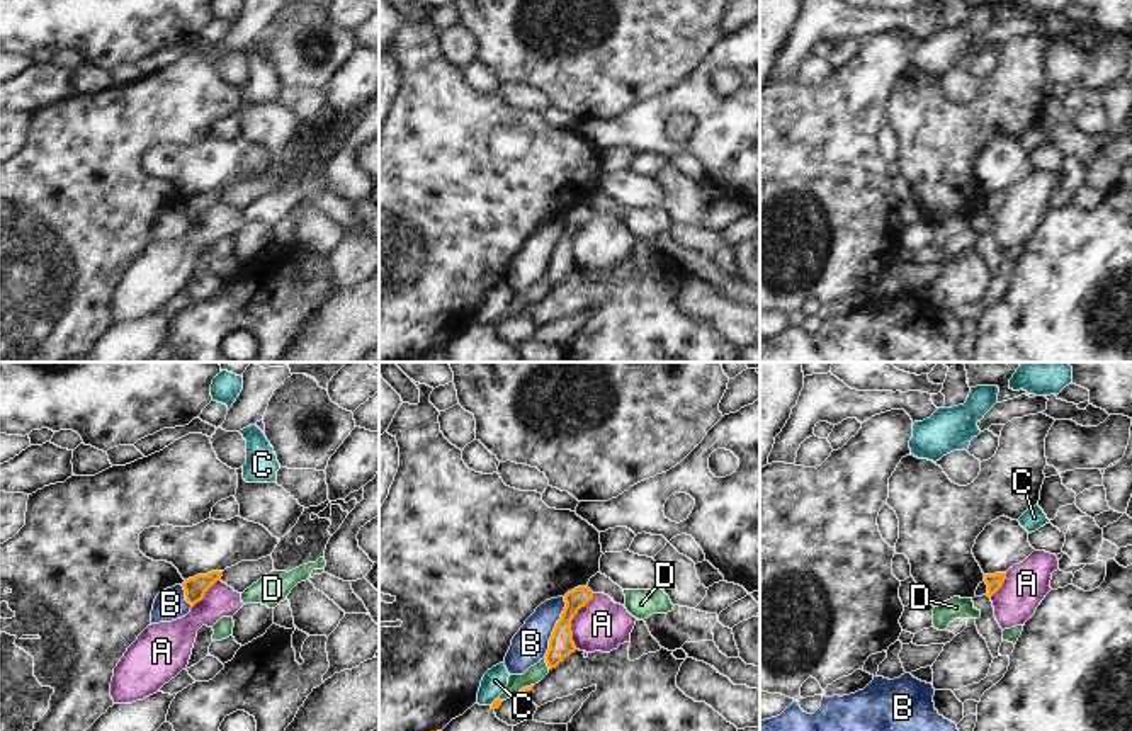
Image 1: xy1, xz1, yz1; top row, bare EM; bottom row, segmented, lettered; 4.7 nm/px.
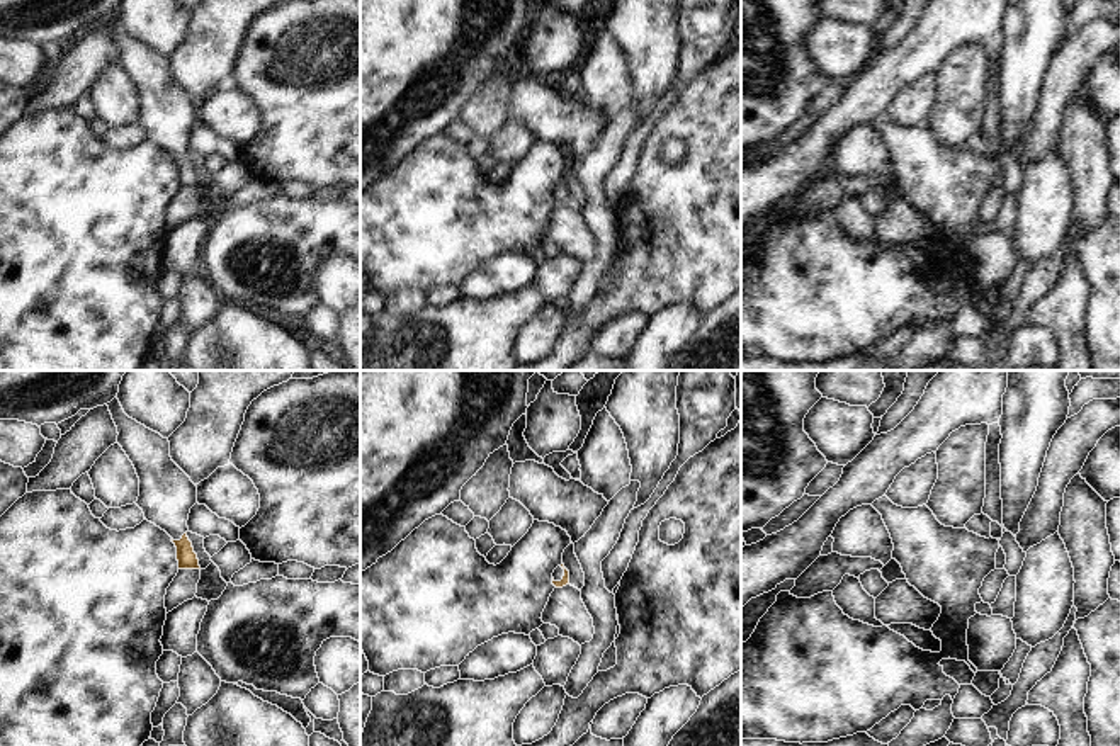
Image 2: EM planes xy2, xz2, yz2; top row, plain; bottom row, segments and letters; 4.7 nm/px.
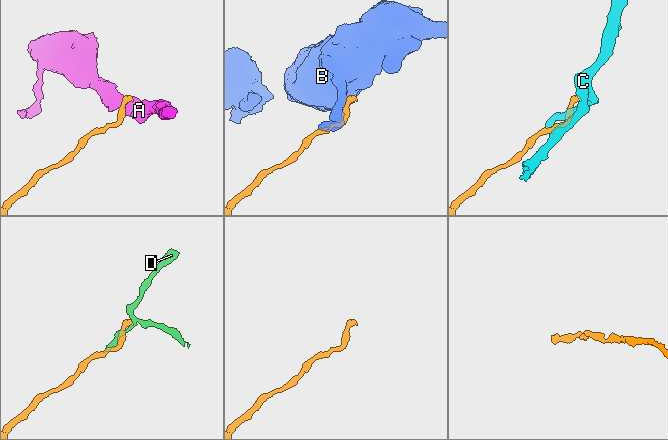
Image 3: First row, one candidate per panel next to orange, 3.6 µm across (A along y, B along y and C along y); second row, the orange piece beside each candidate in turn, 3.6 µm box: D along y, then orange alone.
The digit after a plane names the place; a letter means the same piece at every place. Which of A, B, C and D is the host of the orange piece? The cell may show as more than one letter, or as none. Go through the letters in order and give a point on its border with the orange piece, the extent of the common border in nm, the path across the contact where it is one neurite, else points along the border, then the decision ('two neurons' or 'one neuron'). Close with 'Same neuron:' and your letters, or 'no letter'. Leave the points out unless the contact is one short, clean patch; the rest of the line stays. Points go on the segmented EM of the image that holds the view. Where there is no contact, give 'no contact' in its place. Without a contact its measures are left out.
A: xz1 (571, 619) | 280 nm | along xz1 (594, 594), (571, 621), (575, 648) | two neurons
B: xz1 (554, 628) | 300 nm | two neurons
C: xz1 (495, 701) | 50 nm | along xz1 (497, 697), (490, 704) | two neurons
D: xz1 (546, 662) | 60 nm | along xz1 (544, 658), (549, 668) | two neurons
Same neuron: no letter

